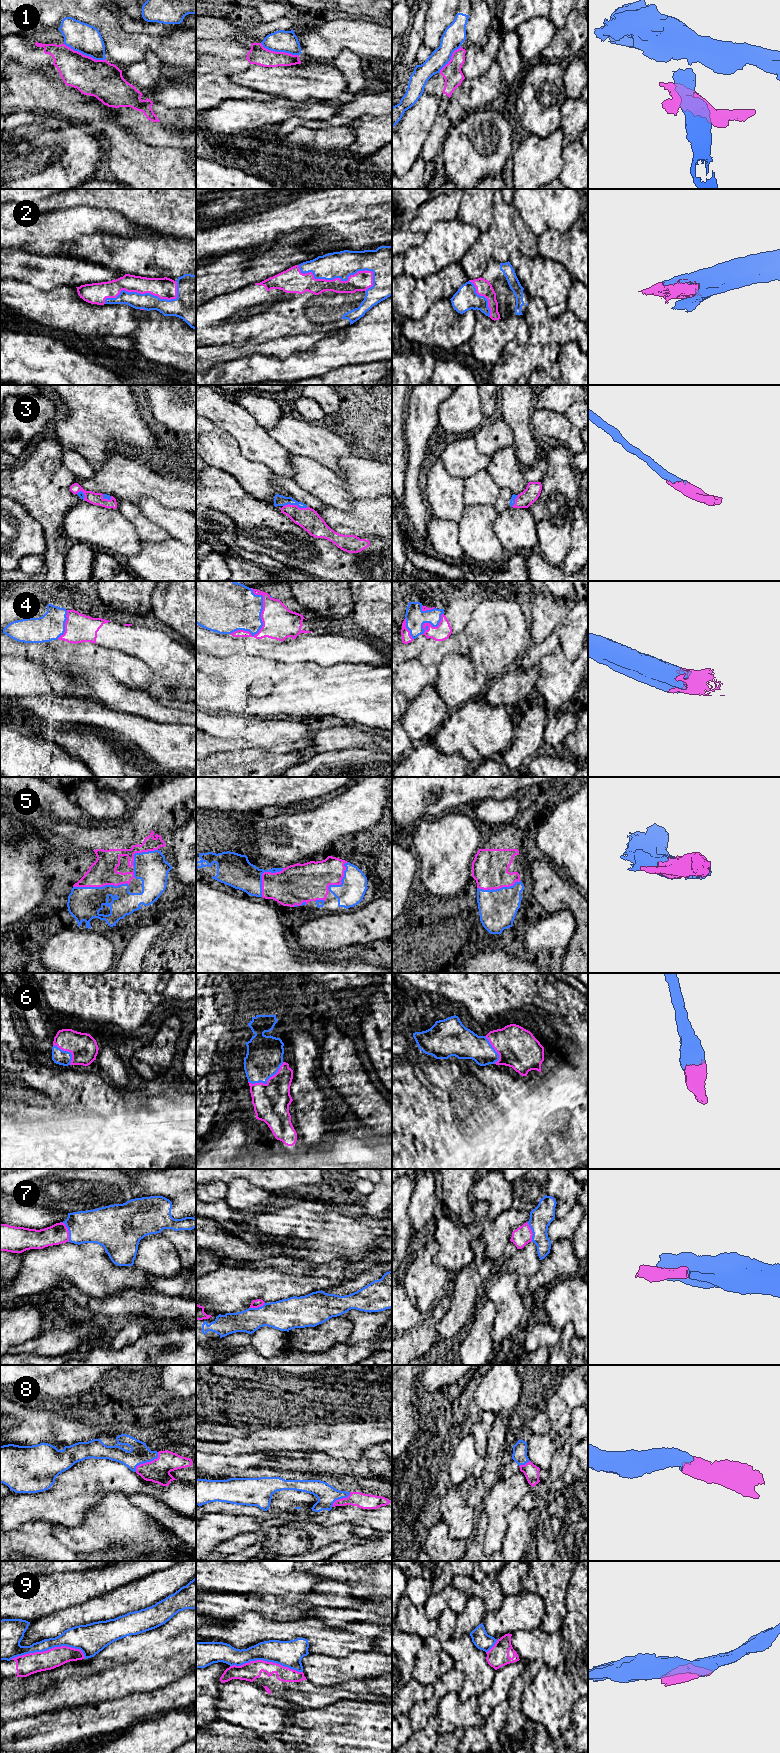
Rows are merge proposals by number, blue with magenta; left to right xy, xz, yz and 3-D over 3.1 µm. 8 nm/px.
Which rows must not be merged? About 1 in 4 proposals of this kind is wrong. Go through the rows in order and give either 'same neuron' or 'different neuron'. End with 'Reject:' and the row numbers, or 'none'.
1: different neuron
2: same neuron
3: same neuron
4: same neuron
5: same neuron
6: same neuron
7: same neuron
8: same neuron
9: different neuron
Reject: 1, 9

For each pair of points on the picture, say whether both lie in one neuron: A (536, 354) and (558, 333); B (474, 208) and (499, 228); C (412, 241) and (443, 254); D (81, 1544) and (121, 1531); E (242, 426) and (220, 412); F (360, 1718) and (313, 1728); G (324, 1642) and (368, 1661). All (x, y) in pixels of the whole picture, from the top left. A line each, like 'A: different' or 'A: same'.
A: different
B: different
C: different
D: same
E: same
F: same
G: different

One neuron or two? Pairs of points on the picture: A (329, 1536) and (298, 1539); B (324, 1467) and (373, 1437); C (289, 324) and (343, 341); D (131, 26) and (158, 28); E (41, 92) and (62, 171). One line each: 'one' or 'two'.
A: one
B: two
C: two
D: one
E: two

